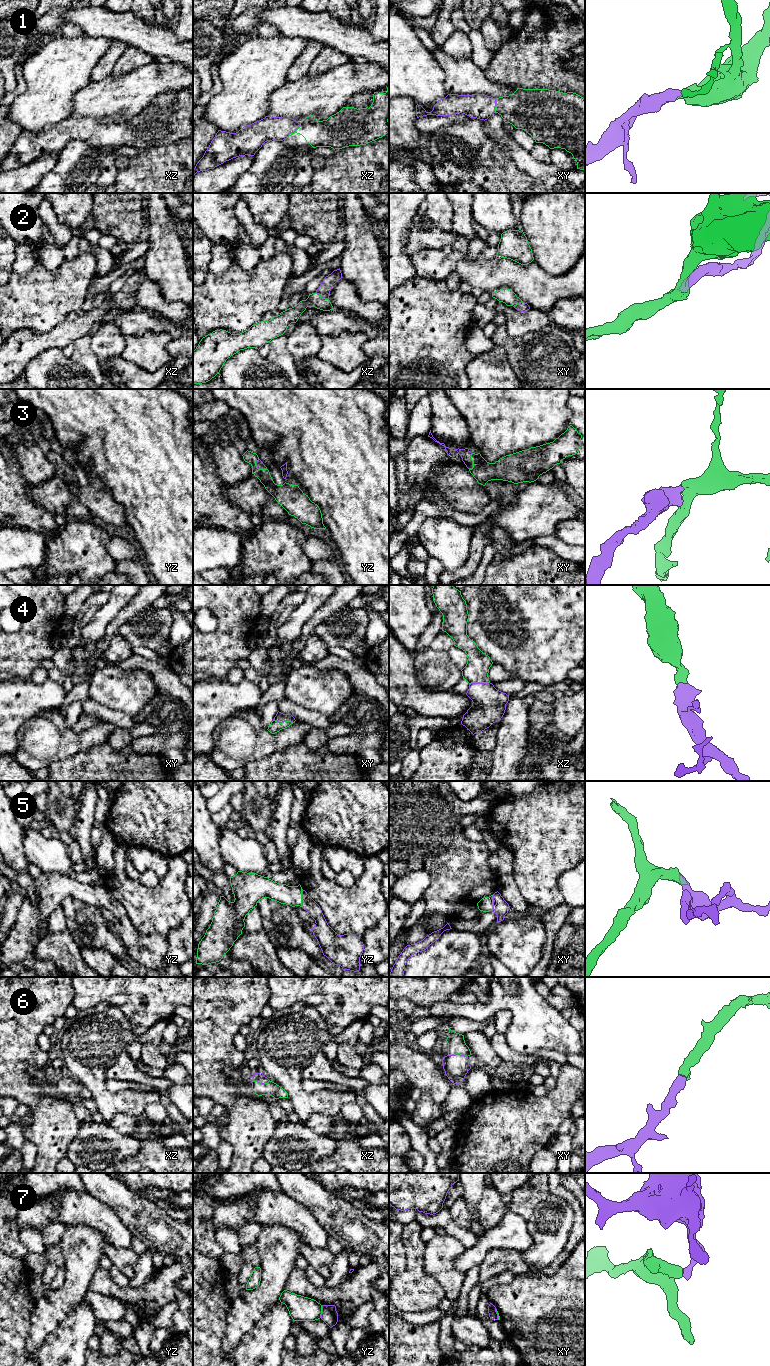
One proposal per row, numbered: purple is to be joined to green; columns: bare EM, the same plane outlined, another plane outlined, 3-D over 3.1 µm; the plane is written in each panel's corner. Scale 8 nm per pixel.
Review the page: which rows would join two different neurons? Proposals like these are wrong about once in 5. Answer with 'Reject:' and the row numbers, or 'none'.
Reject: 7

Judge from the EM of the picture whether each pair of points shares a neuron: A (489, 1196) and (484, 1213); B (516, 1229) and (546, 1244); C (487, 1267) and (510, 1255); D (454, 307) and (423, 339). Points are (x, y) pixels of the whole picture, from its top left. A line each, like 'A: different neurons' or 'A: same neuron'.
A: same neuron
B: different neurons
C: same neuron
D: same neuron

